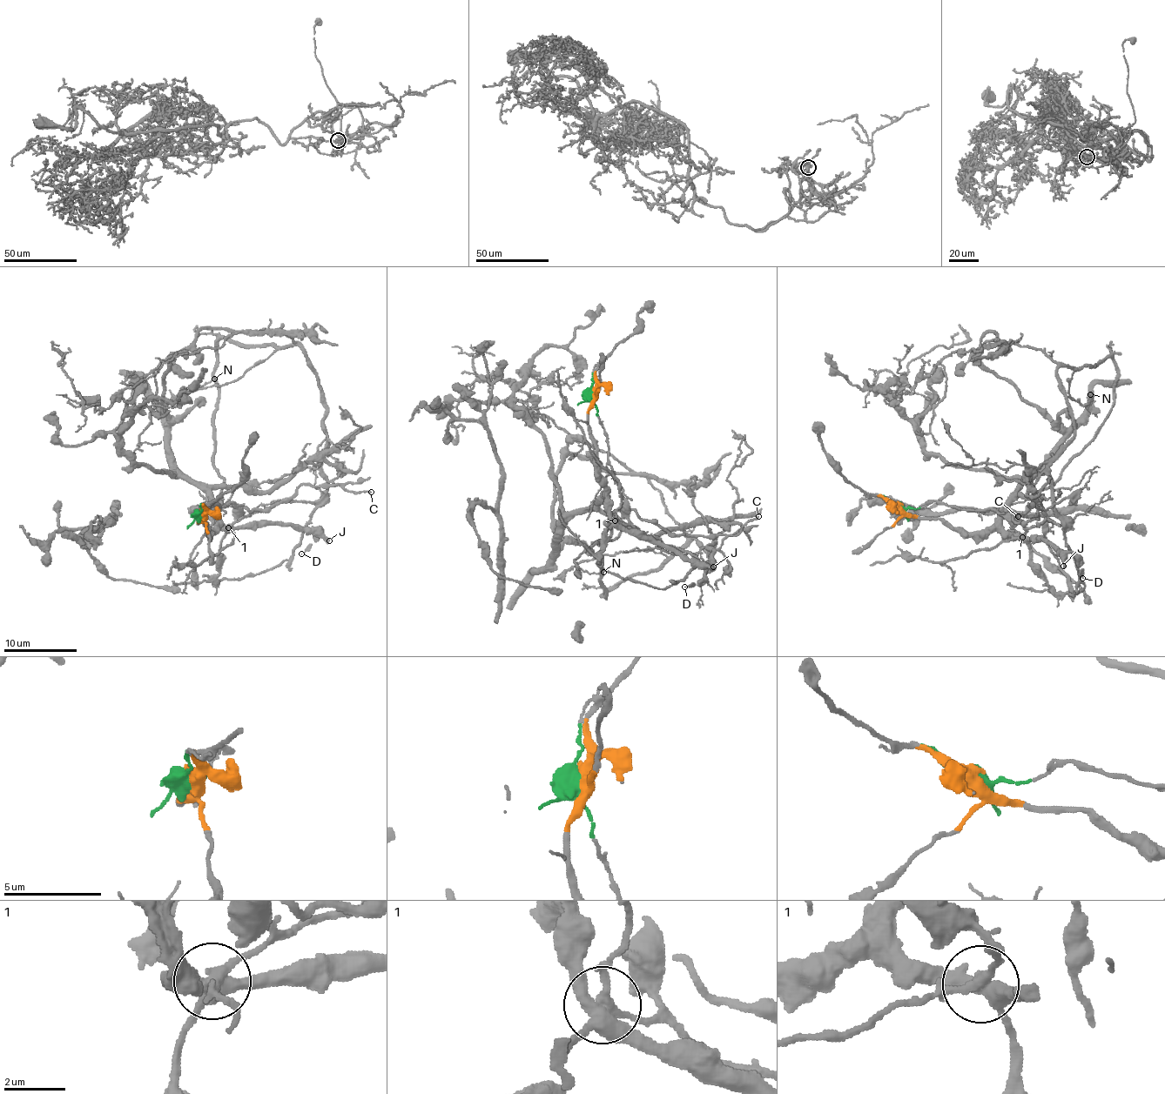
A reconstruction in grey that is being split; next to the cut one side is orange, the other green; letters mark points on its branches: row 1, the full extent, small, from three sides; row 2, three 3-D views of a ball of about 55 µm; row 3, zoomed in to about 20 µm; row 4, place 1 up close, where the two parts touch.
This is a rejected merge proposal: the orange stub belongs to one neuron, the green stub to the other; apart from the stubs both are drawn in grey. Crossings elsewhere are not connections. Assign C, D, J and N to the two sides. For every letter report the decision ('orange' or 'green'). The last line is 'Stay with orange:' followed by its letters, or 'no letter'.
C: green
D: orange
J: orange
N: green
Stay with orange: D, J

